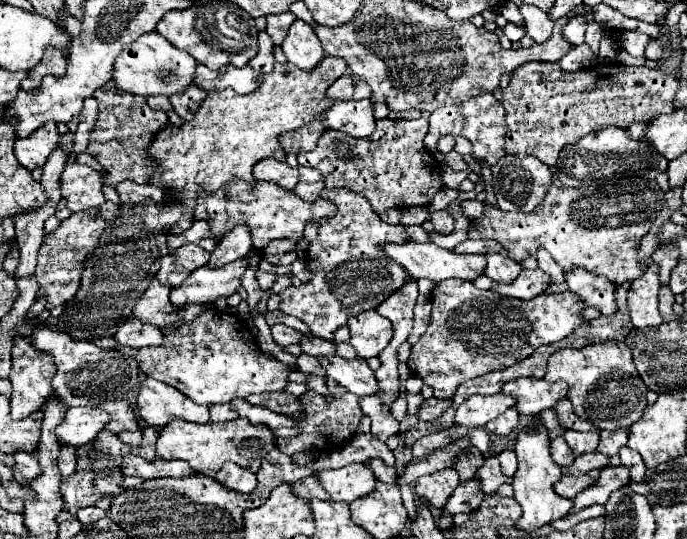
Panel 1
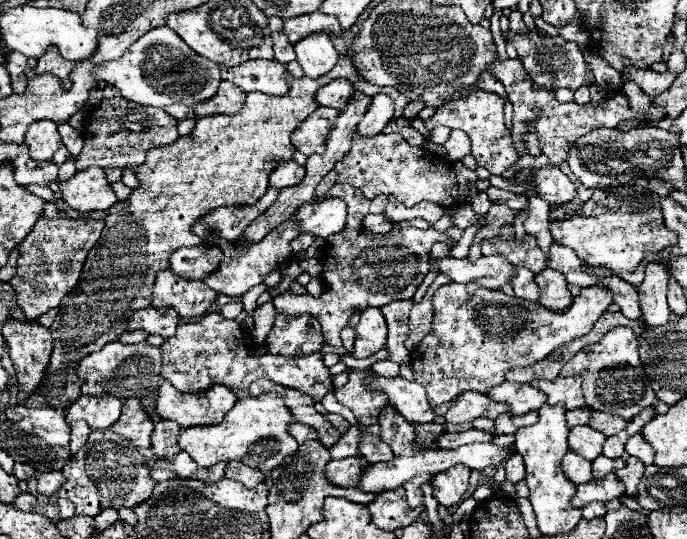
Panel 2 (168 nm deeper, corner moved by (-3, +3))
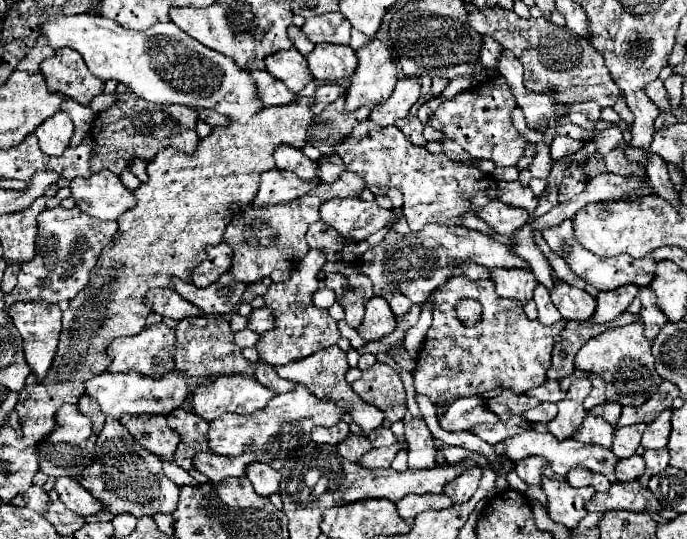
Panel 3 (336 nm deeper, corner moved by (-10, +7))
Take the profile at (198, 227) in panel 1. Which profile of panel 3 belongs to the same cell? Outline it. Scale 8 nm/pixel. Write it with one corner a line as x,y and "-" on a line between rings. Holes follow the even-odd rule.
269,169
263,173
261,183
259,183
259,193
255,197
255,203
259,207
263,205
275,205
275,203
287,203
293,201
305,193
309,193
315,185
321,181
303,181
295,177
291,171
281,171
281,169

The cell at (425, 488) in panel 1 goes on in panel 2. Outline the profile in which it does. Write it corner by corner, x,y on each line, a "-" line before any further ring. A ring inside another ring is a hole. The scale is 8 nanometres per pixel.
456,465
432,477
432,489
434,489
434,497
438,499
438,503
446,509
458,505
466,495
468,477
470,477
470,469
464,465

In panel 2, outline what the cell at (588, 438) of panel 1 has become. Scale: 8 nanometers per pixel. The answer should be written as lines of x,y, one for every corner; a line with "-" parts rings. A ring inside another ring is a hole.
588,425
572,427
568,435
568,447
588,461
594,461
602,453
604,441
606,441
606,435
602,435
600,431
594,431

